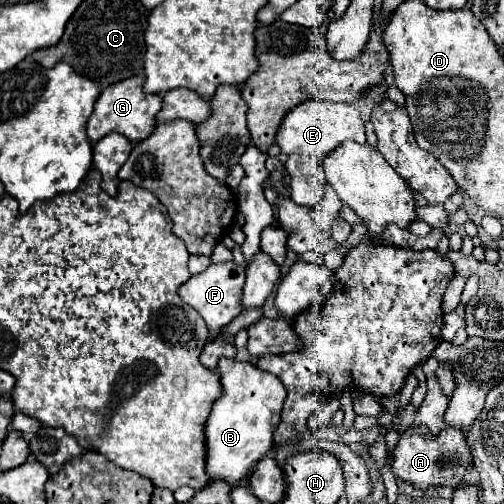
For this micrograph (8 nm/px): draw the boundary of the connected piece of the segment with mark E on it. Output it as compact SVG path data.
M304 101L302 105L294 107L288 117L282 121L276 143L280 145L282 153L288 155L288 175L290 175L290 195L292 201L298 205L318 207L324 199L324 157L340 147L344 141L356 141L360 145L366 143L364 135L364 119L354 105L346 103L324 103L324 101Z

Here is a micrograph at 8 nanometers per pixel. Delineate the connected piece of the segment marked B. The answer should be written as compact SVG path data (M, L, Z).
M222 357L220 377L224 393L214 403L206 425L208 473L212 479L236 483L250 471L250 465L254 465L272 449L272 433L280 423L286 389L276 375L262 371L250 361Z

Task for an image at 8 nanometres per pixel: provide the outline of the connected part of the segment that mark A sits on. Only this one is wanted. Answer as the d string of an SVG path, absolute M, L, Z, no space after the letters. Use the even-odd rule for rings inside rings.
M418 425L406 429L400 435L400 441L394 447L394 457L392 457L394 475L420 489L428 489L436 485L458 487L462 483L466 469L472 465L472 453L464 433L458 427L446 427L438 435L428 435L424 431L428 431L428 427Z

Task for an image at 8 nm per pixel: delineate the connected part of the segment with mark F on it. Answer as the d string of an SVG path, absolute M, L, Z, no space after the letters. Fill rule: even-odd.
M226 261L226 263L218 263L218 265L210 265L204 273L198 273L194 277L190 277L180 289L180 297L182 301L186 301L188 305L192 305L202 319L208 325L208 331L212 337L218 337L220 331L242 313L242 289L244 289L244 267L234 263L234 261Z

